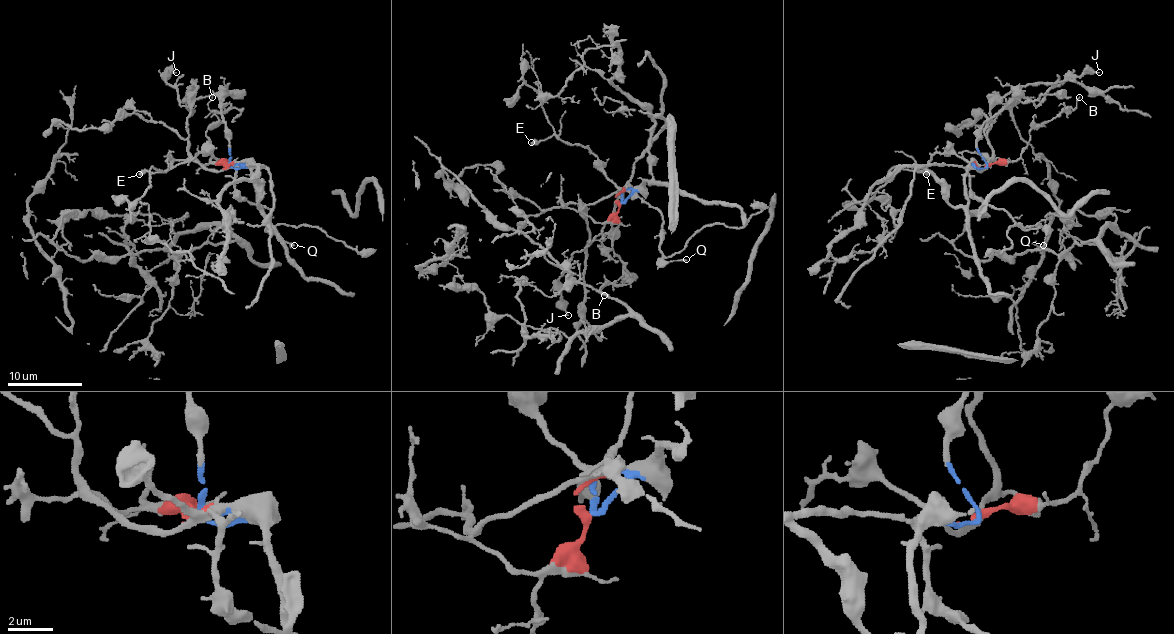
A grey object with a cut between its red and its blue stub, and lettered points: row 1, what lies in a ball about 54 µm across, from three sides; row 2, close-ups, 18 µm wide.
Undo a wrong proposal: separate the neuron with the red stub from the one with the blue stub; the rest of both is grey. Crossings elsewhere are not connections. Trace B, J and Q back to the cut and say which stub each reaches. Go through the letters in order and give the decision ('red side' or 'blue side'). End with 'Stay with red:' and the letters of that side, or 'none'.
B: red side
J: blue side
Q: red side
Stay with red: B, Q

